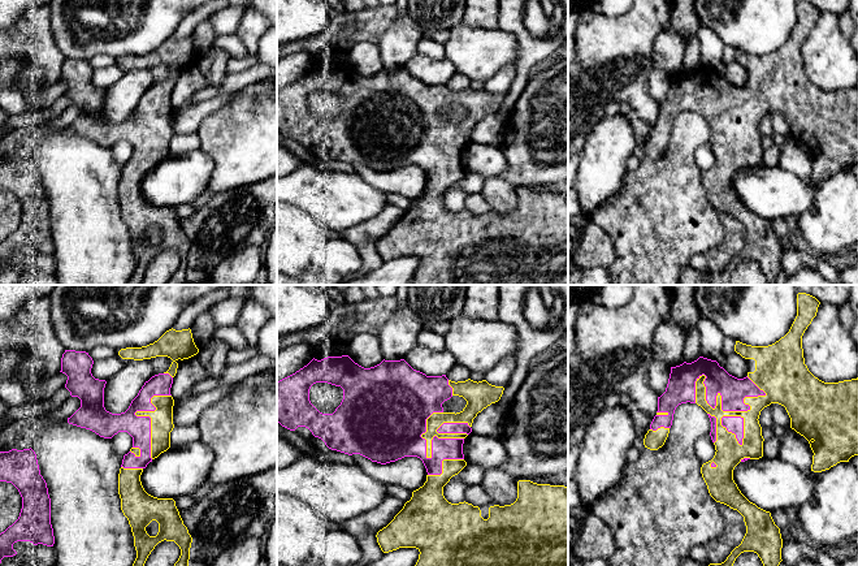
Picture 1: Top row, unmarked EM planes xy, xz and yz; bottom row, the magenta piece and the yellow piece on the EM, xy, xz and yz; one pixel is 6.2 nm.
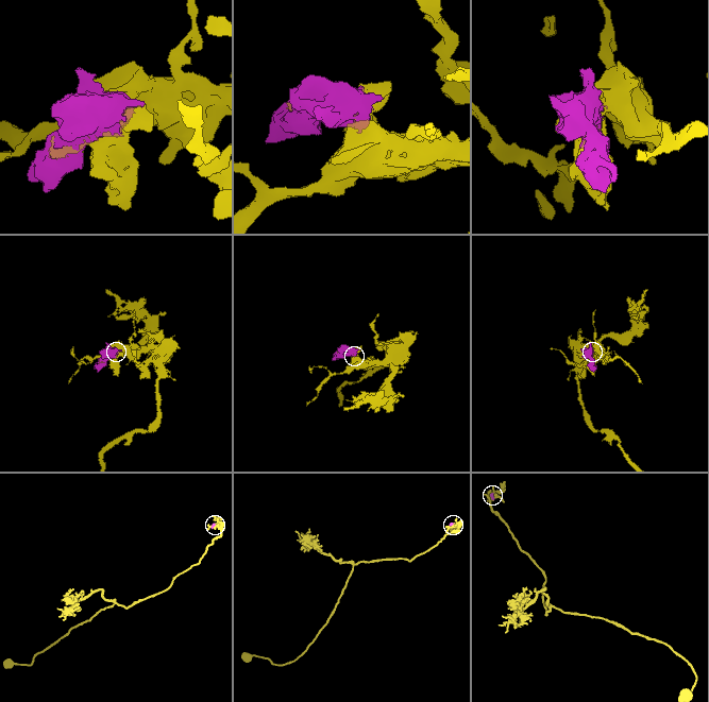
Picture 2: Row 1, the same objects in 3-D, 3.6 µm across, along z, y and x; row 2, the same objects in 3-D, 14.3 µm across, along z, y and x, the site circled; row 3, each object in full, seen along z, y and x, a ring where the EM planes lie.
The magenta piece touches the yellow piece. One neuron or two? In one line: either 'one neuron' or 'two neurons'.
one neuron

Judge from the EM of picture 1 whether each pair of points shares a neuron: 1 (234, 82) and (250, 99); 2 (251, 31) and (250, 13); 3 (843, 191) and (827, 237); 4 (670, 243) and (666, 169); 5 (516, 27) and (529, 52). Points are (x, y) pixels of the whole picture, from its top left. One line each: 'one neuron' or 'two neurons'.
1: two neurons
2: one neuron
3: one neuron
4: one neuron
5: one neuron

